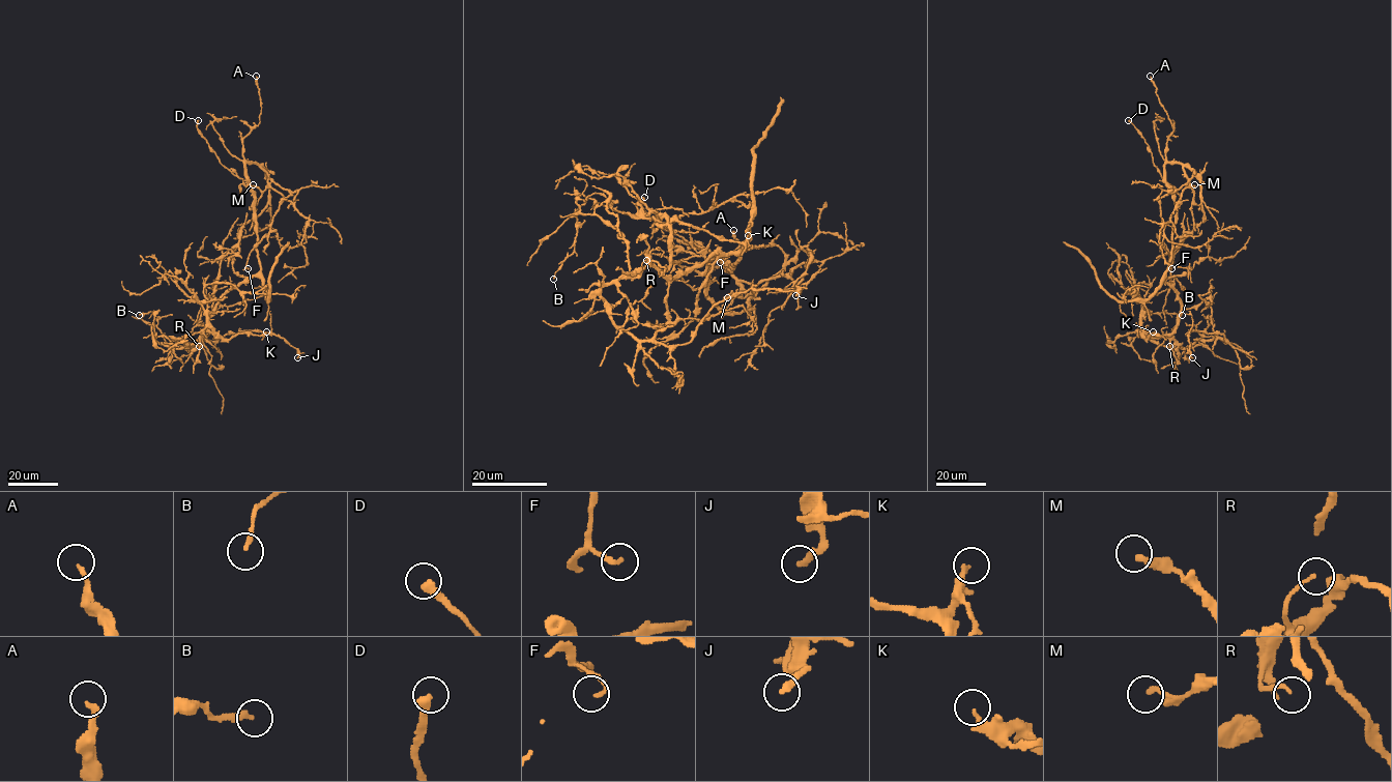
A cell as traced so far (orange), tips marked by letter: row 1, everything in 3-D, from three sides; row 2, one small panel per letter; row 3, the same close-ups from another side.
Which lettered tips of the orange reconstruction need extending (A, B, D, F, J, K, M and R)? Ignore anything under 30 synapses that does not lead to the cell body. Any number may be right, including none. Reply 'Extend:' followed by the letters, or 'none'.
Extend: none

